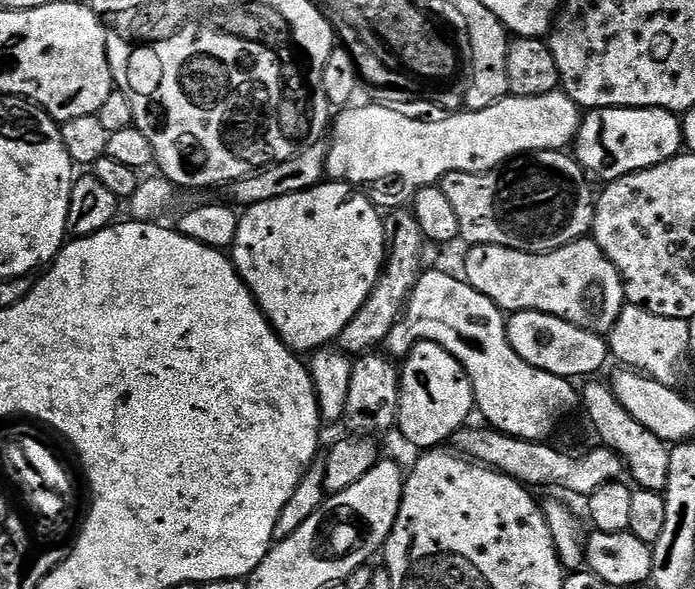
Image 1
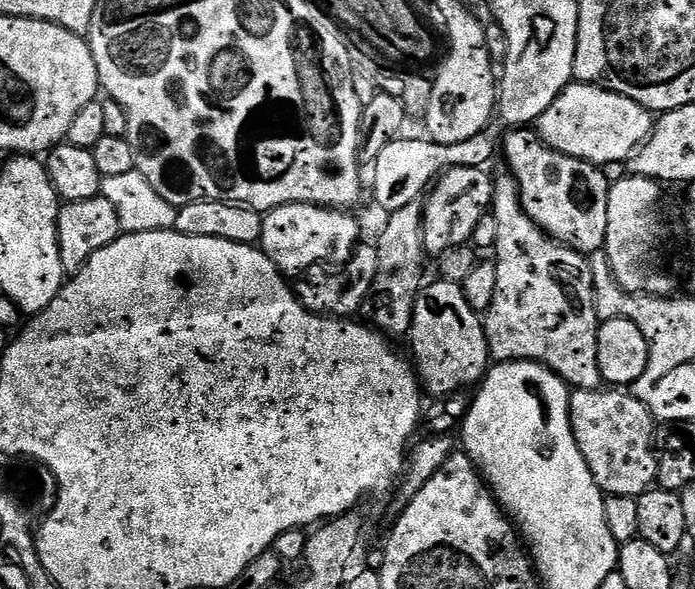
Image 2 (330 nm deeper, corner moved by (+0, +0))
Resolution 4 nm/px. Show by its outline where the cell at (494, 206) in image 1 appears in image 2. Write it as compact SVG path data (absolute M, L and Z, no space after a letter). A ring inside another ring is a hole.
M525 126L523 128L511 129L503 137L502 140L502 156L504 152L504 160L508 163L507 171L516 180L516 185L520 191L520 204L524 208L524 212L529 216L540 229L544 231L545 236L551 236L552 239L557 240L559 244L567 244L568 247L573 248L575 252L582 252L585 254L593 254L592 252L600 252L606 242L606 206L608 205L608 190L610 187L610 180L603 176L601 169L595 164L589 164L587 160L579 160L573 156L562 154L558 150L554 150L547 142L540 137L539 131L533 130L531 127Z

